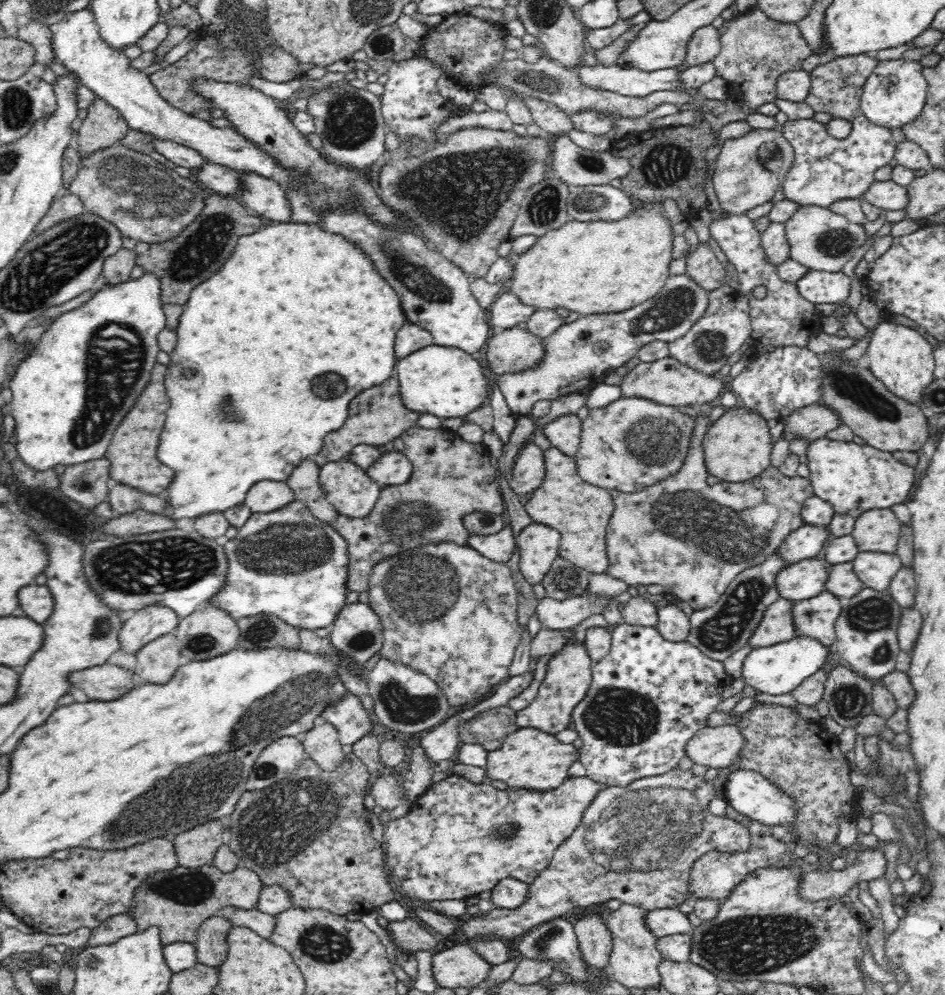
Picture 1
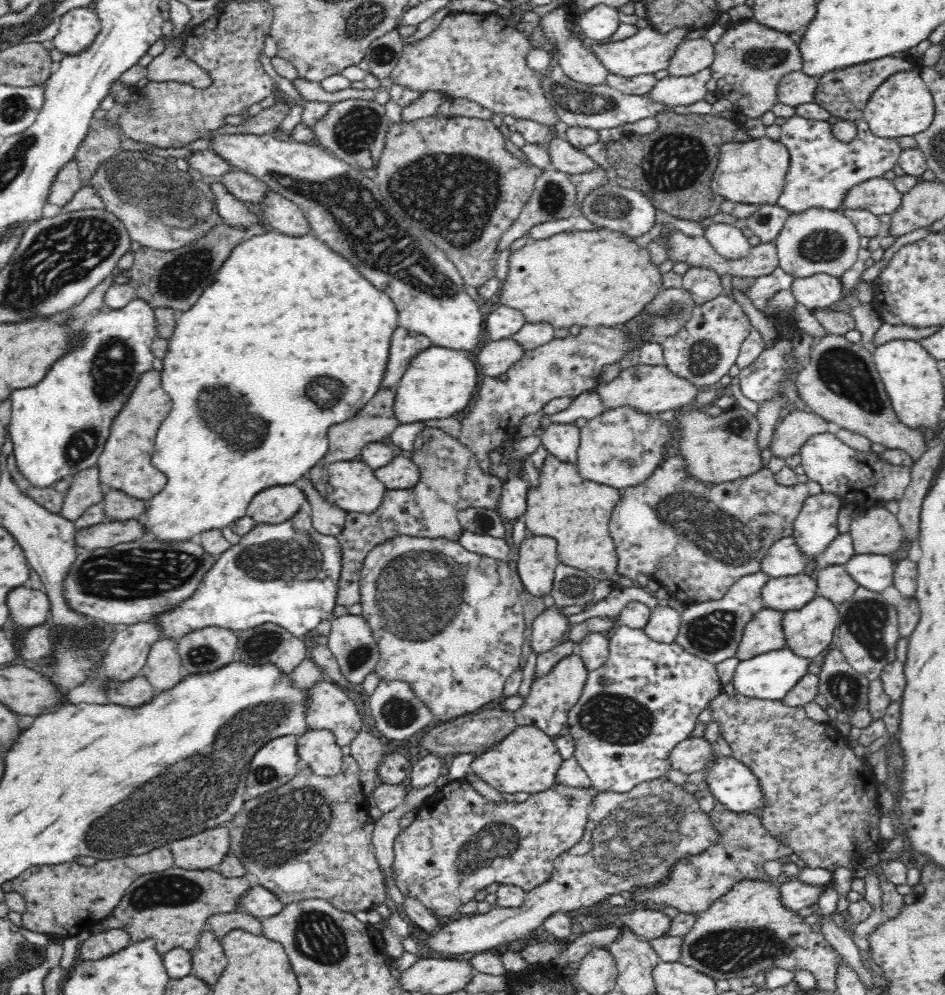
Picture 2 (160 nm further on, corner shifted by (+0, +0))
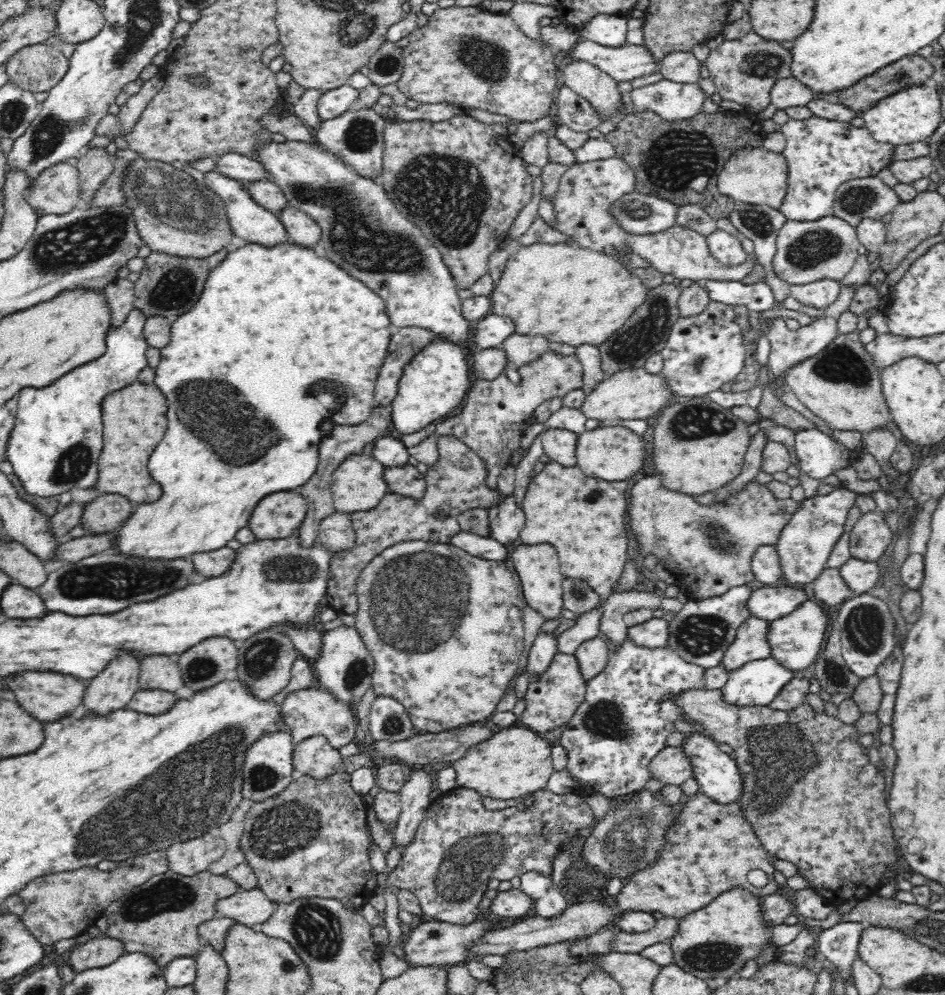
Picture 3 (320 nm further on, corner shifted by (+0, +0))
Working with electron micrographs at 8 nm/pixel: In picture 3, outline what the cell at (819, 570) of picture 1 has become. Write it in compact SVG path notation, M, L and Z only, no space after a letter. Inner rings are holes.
M756 585L750 598L746 600L751 618L766 620L769 624L784 616L790 615L806 600L806 594L800 587Z

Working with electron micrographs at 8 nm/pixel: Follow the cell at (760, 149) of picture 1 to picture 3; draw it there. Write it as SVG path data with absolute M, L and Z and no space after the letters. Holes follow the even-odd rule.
M762 148L738 149L724 164L718 175L718 188L722 195L735 202L766 205L779 210L788 190L788 165L783 153L774 153Z

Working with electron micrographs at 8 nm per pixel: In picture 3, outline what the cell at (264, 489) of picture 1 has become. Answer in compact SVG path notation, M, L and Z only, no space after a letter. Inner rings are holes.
M294 490L266 495L256 505L247 524L256 540L278 540L298 532L308 507Z

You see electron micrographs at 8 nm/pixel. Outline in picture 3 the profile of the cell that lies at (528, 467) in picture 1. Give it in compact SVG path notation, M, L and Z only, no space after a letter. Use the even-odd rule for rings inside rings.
M514 495L506 497L499 505L487 510L489 536L507 548L518 542L520 531L525 525L522 508L514 502Z

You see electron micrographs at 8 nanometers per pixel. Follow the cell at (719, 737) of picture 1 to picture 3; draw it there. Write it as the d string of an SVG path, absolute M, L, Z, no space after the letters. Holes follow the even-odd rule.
M682 747L663 748L650 760L648 764L650 778L660 781L664 785L676 784L680 786L688 778L692 778L692 763L682 751Z

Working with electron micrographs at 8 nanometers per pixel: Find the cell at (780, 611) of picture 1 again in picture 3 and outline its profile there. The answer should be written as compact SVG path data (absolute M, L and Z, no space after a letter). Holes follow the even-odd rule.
M750 618L739 628L736 638L724 652L720 665L724 671L733 671L753 660L770 657L770 645L766 640L769 623L760 618Z

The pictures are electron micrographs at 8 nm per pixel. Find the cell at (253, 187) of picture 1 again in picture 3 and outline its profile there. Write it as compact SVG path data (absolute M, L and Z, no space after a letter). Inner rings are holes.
M288 207L278 214L290 240L296 245L316 246L322 238L320 225L308 214Z

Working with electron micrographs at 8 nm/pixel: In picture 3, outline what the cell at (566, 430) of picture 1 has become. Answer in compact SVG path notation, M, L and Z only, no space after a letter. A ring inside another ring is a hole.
M561 428L548 429L539 434L543 446L543 453L550 456L551 460L565 467L577 464L575 450L578 435Z

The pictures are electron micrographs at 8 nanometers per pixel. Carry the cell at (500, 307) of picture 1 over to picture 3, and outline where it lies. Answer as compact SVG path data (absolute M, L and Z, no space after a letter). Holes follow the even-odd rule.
M489 312L474 324L474 343L478 350L500 348L505 340L514 333L514 321Z

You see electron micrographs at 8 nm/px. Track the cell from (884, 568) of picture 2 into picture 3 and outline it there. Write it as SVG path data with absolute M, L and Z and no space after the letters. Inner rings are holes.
M851 557L843 566L840 566L839 572L853 594L861 595L878 584L882 578L882 565L882 561L863 562Z

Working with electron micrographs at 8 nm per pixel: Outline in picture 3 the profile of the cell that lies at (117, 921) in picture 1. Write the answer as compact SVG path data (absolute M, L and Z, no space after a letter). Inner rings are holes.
M107 936L92 937L70 952L70 967L75 973L112 964L125 953L122 941Z

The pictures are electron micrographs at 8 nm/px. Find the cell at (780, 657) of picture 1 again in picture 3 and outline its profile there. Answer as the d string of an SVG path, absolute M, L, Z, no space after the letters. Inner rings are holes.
M772 657L753 660L729 672L726 685L720 689L722 699L740 707L766 706L780 693L794 674Z

